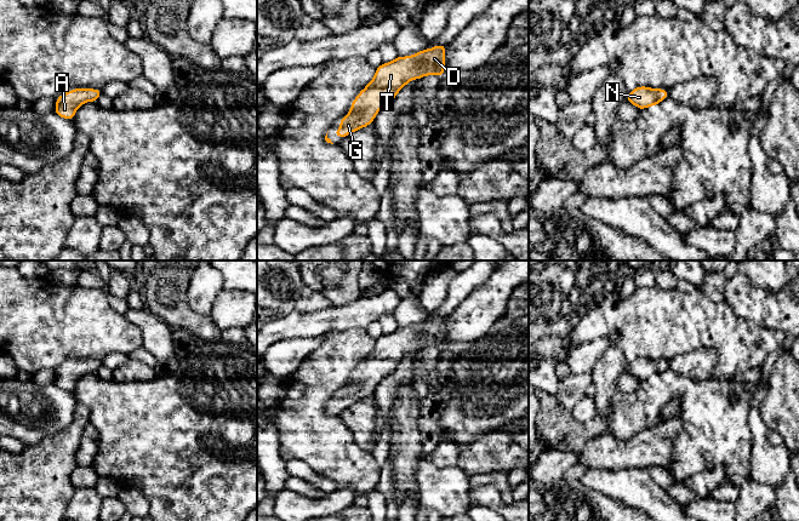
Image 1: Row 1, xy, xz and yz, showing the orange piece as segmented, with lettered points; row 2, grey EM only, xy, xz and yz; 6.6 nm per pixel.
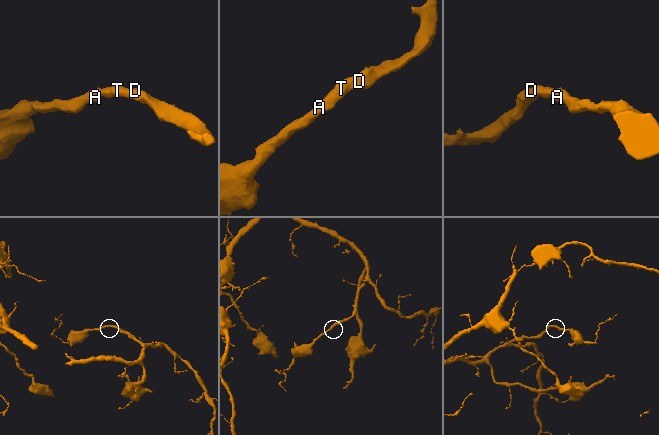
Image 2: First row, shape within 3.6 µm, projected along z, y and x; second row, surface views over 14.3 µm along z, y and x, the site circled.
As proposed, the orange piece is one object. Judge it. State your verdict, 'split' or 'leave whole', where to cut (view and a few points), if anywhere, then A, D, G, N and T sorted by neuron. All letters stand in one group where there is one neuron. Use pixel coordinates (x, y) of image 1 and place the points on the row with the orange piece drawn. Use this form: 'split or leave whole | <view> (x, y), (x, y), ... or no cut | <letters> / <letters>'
leave whole | no cut | A D G N T

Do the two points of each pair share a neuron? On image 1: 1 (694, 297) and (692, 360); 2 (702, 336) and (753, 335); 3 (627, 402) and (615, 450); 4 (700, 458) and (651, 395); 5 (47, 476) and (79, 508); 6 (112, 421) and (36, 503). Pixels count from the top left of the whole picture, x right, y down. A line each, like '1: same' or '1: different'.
1: different
2: same
3: different
4: same
5: different
6: different

